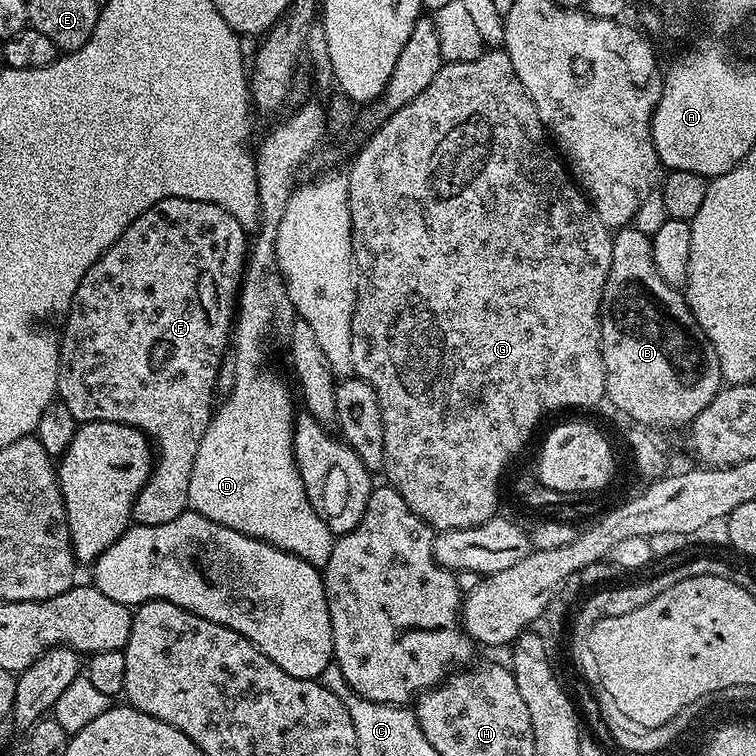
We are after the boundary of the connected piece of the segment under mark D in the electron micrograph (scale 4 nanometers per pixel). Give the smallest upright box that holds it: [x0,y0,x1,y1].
[188,372,334,569]

